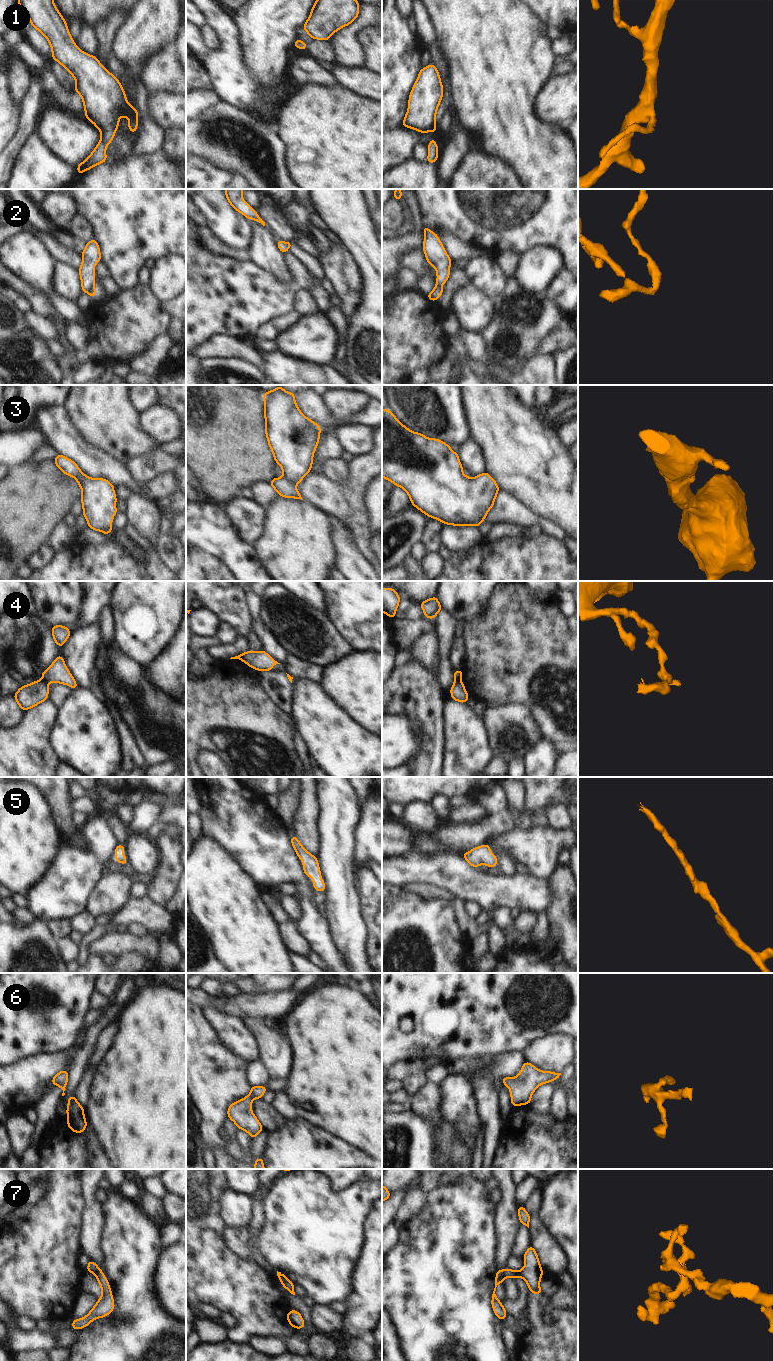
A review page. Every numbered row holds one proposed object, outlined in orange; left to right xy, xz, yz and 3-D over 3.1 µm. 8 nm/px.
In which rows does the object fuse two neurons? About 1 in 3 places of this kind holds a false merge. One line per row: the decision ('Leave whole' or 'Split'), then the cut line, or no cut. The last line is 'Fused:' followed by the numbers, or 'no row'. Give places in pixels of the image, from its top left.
1: Leave whole. No split
2: Split. Split along xy (93, 285), (87, 291)
3: Leave whole. No split
4: Split. Split along xy (42, 678), (47, 683)
5: Leave whole. No split
6: Leave whole. No split
7: Split. Split along yz (503, 1270), (505, 1277)
Fused: 2, 4, 7

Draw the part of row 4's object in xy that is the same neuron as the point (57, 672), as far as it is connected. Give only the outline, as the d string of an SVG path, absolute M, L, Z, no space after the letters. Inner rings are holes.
M62 654L57 656L45 671L42 671L42 679L47 683L55 682L69 685L72 690L78 687L74 677L71 675L64 662Z

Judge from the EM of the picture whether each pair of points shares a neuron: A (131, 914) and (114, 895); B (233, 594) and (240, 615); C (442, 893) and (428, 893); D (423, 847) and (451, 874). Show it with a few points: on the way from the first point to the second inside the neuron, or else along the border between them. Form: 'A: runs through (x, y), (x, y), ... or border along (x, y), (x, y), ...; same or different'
A: border along (129, 896), (127, 901), (120, 907); different
B: runs through (233, 599), (233, 608), (235, 610); same
C: runs through (439, 893), (431, 893); same
D: border along (455, 854), (412, 852), (408, 855); different

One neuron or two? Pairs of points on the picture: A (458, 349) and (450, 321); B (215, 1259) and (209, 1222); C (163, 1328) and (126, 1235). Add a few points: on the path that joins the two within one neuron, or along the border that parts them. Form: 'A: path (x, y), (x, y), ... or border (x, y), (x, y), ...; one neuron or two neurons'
A: border (455, 334), (448, 337); two neurons
B: path (209, 1250), (209, 1231); one neuron
C: path (149, 1305), (132, 1288), (129, 1258); one neuron

